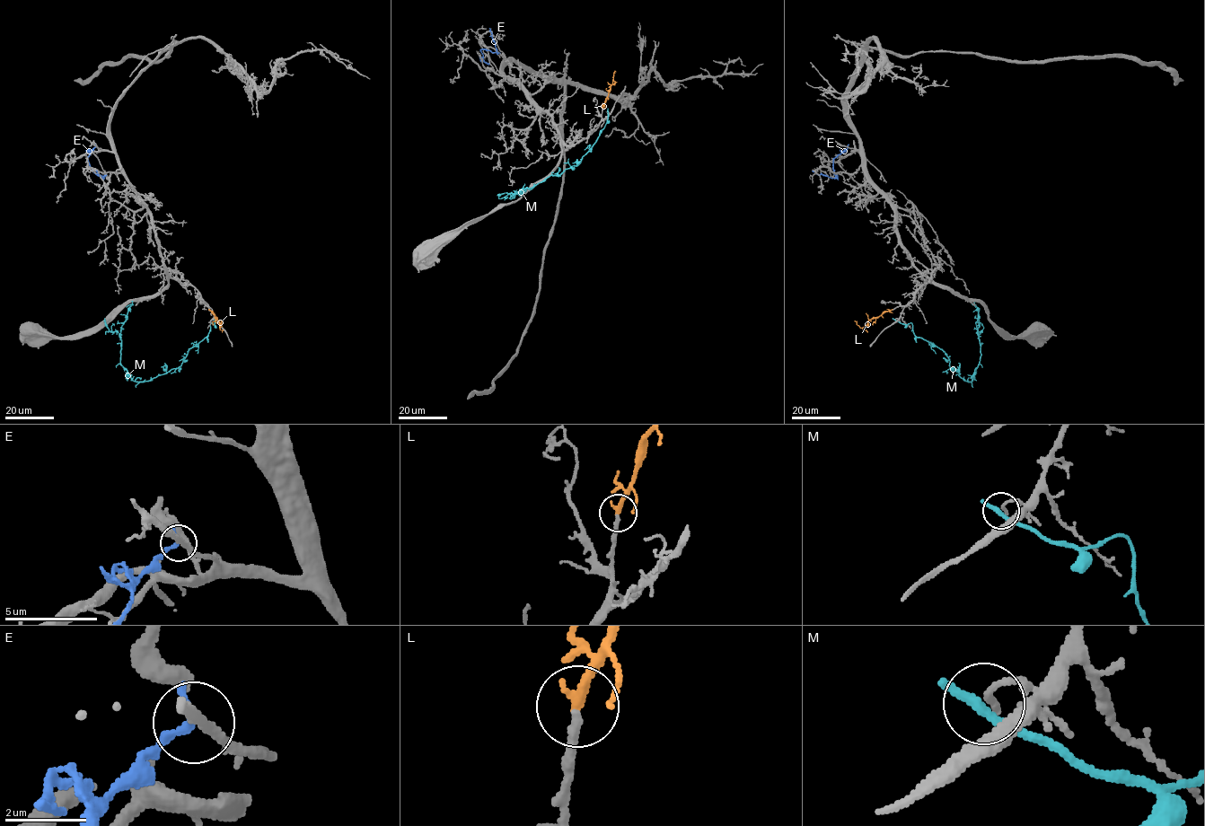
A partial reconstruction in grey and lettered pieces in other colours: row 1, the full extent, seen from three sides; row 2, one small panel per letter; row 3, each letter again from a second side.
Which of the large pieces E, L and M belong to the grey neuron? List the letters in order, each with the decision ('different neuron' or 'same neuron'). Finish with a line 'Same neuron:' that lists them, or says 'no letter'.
E: different neuron
L: same neuron
M: different neuron
Same neuron: L

